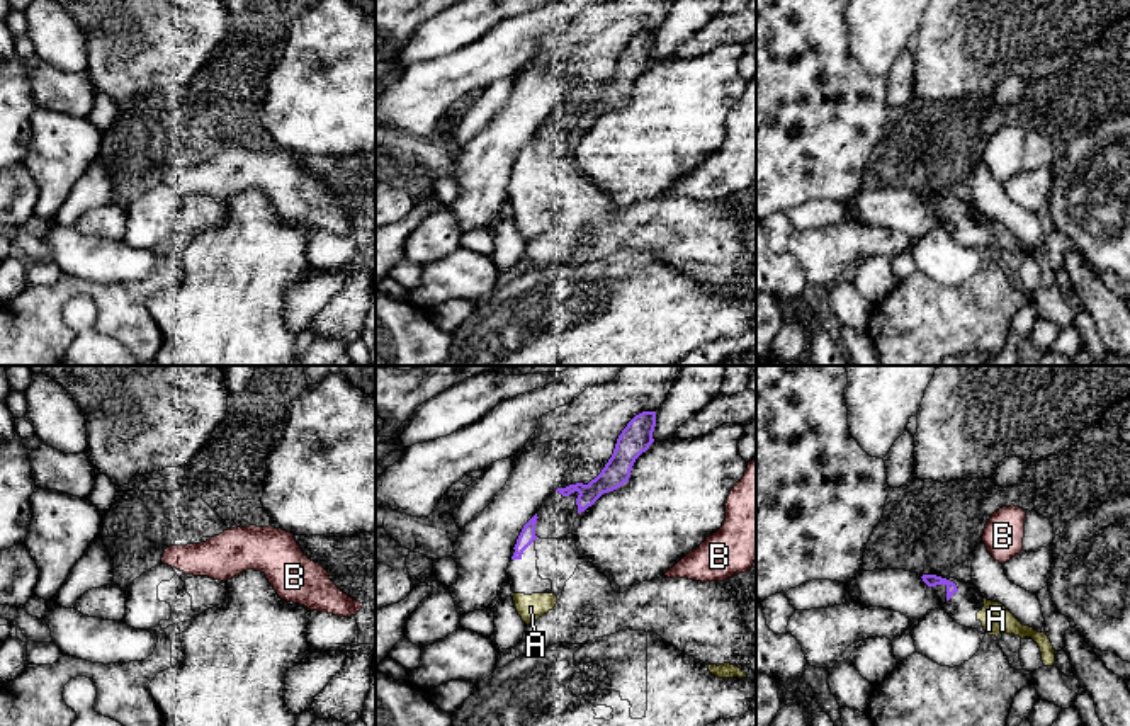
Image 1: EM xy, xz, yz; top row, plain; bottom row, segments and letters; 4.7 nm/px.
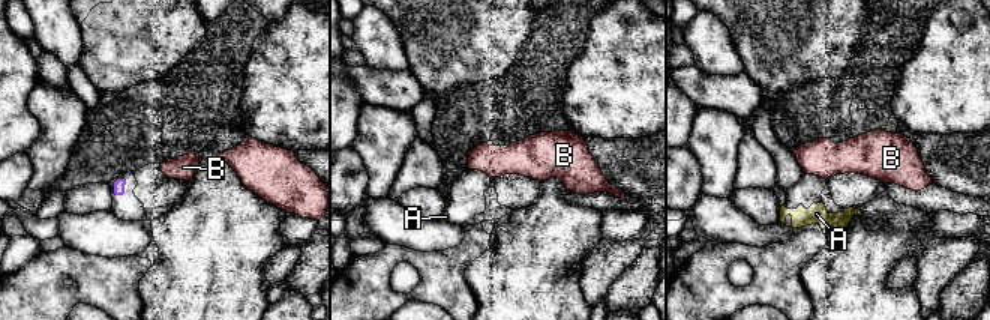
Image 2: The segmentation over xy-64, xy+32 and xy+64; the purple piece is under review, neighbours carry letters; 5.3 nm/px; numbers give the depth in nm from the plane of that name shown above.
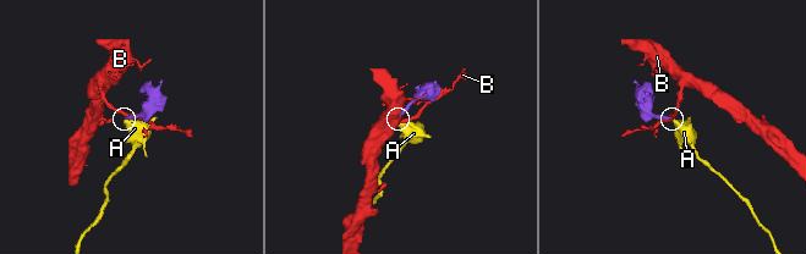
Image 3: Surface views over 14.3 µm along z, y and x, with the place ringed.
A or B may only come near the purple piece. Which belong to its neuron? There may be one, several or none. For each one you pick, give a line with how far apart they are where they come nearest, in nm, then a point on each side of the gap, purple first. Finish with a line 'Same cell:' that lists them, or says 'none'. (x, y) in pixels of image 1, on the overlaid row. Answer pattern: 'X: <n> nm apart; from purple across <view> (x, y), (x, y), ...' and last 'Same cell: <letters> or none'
A: 130 nm apart; from purple across yz (957, 590), (984, 599)
Same cell: A

